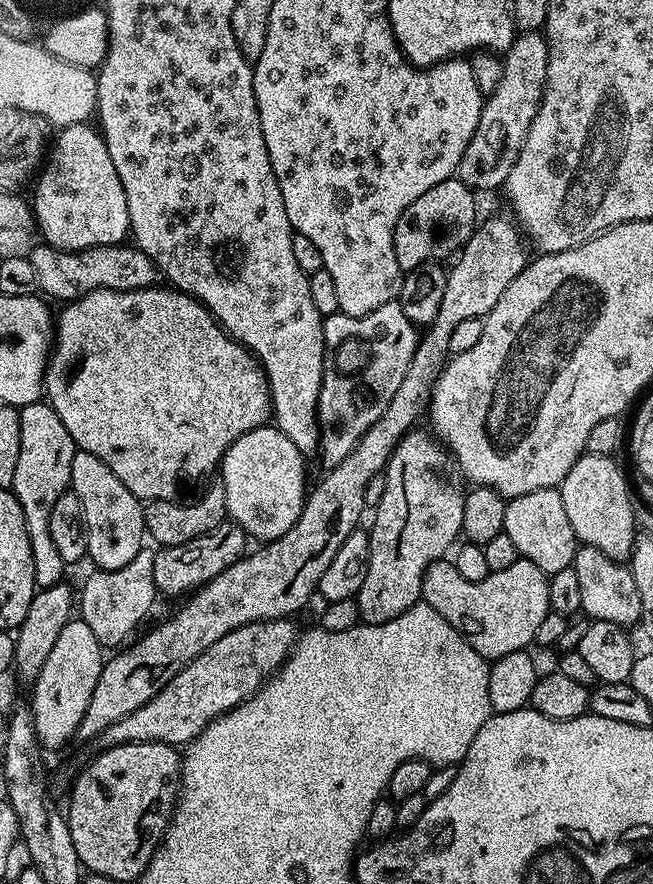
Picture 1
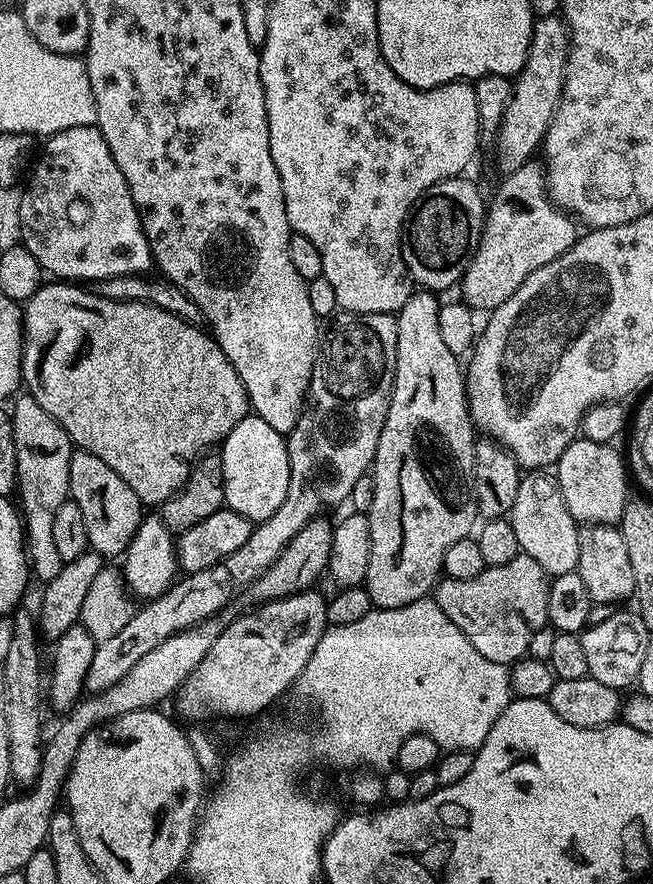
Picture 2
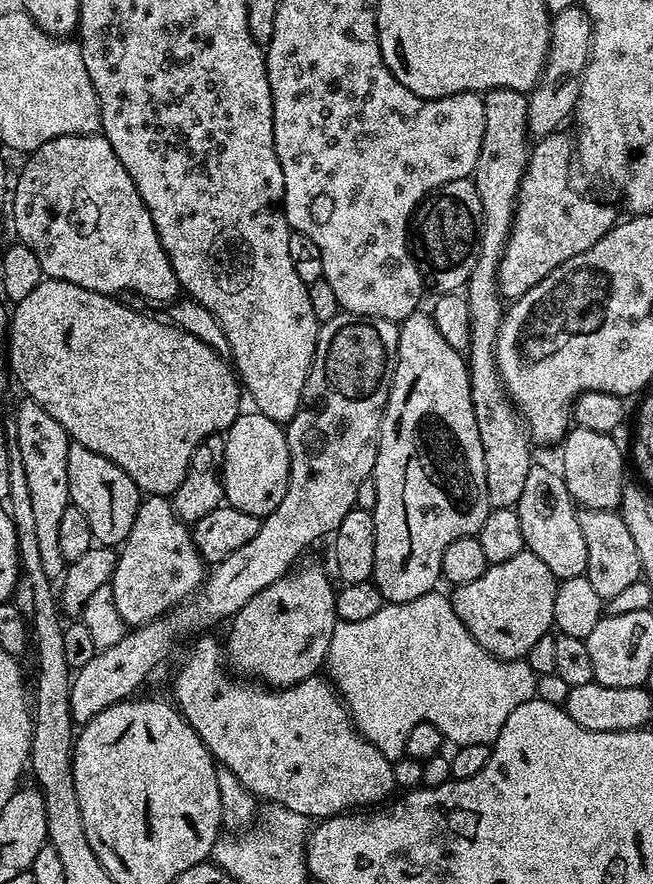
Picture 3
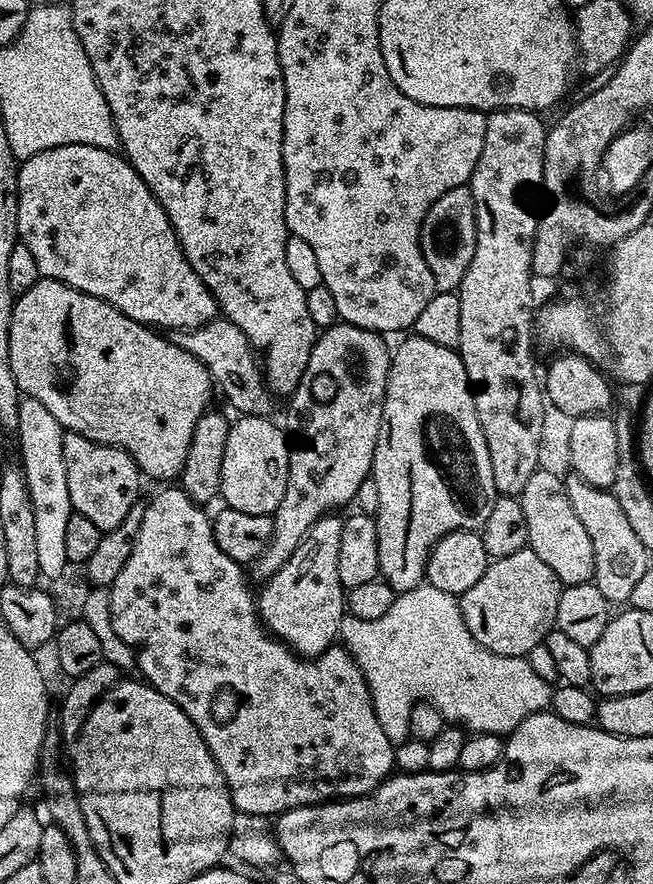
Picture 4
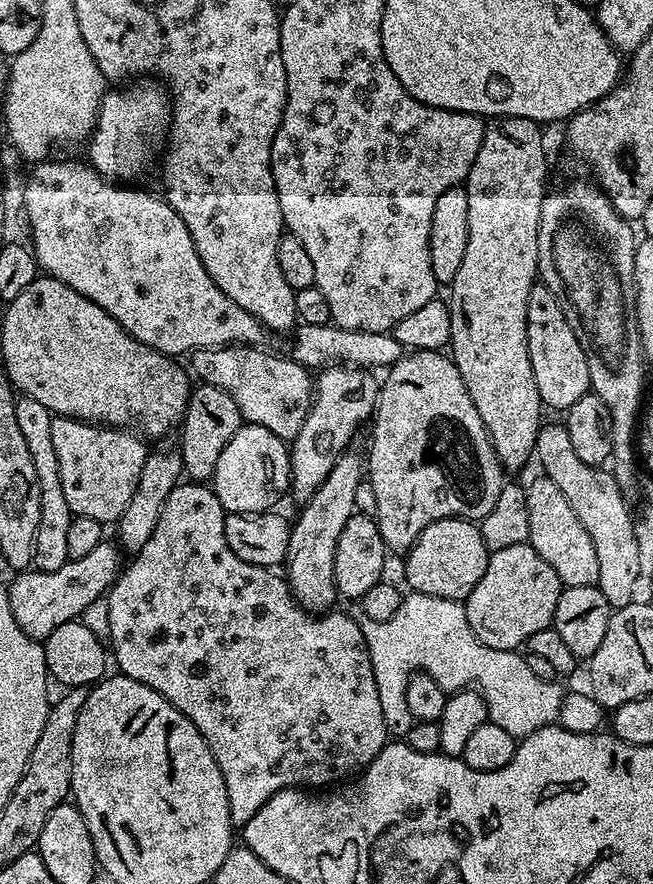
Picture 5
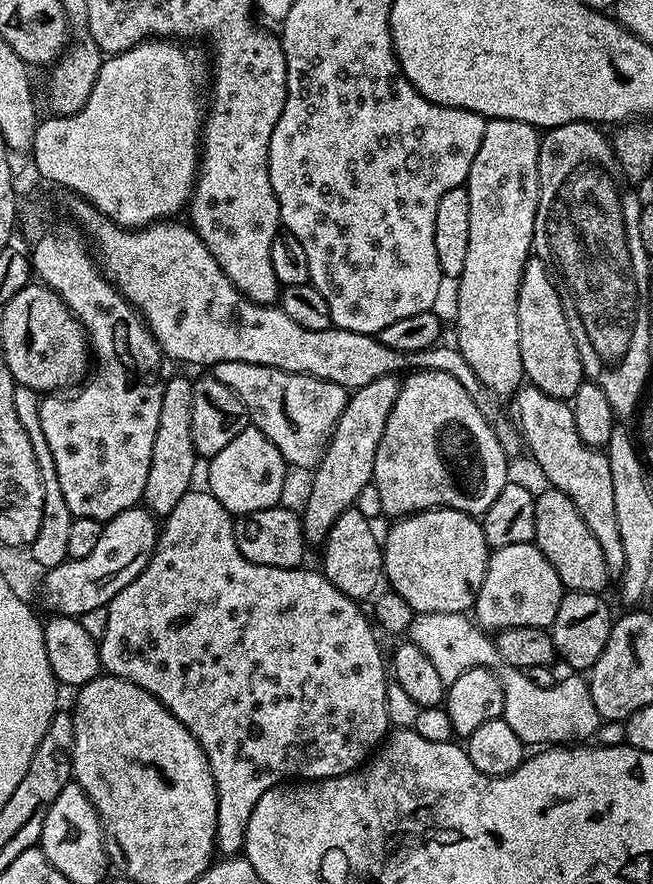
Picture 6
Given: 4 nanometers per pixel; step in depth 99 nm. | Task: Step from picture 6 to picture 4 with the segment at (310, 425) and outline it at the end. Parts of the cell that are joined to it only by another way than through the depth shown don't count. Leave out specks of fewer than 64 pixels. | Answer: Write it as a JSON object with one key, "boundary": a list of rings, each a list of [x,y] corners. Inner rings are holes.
{"boundary":[[[217,318],[199,324],[196,328],[186,328],[179,333],[178,343],[186,354],[194,354],[202,366],[212,375],[212,383],[222,395],[228,399],[230,407],[240,416],[268,416],[271,413],[273,393],[269,392],[264,383],[264,373],[261,361],[258,359],[257,349],[234,326],[234,322]]]}

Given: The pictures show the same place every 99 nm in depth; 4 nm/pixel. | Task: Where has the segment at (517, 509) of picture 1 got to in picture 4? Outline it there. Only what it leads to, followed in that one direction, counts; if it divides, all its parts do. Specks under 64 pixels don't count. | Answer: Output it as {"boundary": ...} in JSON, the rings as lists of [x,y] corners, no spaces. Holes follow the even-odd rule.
{"boundary":[[[547,466],[536,469],[534,474],[530,474],[530,479],[526,481],[526,486],[520,491],[518,497],[522,511],[526,514],[526,530],[528,531],[528,547],[554,574],[558,574],[561,585],[586,584],[591,581],[594,574],[594,546],[590,546],[590,537],[587,536],[582,522],[578,522],[578,514],[574,514],[574,506],[570,506],[568,491],[564,489],[564,480],[556,472],[551,472]]]}

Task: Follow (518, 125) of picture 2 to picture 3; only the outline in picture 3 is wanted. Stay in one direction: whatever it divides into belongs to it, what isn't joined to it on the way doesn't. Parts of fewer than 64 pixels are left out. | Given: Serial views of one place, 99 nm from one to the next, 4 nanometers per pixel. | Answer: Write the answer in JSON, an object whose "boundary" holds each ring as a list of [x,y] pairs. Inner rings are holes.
{"boundary":[[[583,7],[567,8],[552,16],[552,44],[548,48],[548,60],[540,83],[528,96],[528,131],[533,137],[548,136],[557,131],[564,119],[576,111],[578,84],[576,79],[588,65],[588,54],[592,50],[592,23]]]}

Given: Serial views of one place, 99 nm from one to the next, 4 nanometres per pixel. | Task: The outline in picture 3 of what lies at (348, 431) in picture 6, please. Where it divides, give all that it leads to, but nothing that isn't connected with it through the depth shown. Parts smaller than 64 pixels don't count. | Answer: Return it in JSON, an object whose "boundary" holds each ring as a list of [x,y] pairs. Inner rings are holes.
{"boundary":[[[312,564],[299,568],[287,572],[282,578],[278,578],[278,582],[254,594],[254,598],[250,598],[250,602],[246,602],[246,606],[242,606],[242,610],[238,610],[230,620],[232,629],[228,632],[228,644],[226,640],[227,659],[236,660],[245,677],[273,688],[288,688],[291,684],[297,684],[317,675],[325,667],[330,638],[334,634],[334,626],[338,623],[337,589],[332,588],[327,574]]]}

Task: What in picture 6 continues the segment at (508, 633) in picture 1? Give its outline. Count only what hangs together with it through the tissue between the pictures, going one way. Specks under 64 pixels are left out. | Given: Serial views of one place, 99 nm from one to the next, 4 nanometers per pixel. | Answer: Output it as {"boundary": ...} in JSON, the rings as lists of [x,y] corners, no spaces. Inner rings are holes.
{"boundary":[[[535,543],[502,546],[488,557],[486,578],[482,578],[482,590],[478,590],[474,619],[485,630],[514,626],[551,629],[565,591],[558,574],[554,574],[554,566],[546,562]]]}

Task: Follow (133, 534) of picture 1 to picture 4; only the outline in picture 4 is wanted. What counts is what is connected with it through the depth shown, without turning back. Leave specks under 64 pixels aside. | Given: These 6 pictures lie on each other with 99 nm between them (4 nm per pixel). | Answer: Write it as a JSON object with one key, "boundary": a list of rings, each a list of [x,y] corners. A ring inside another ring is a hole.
{"boundary":[[[65,431],[62,438],[62,459],[66,462],[66,482],[70,486],[70,502],[73,509],[78,514],[86,514],[86,518],[90,518],[90,522],[94,522],[94,526],[98,526],[101,533],[119,526],[122,518],[130,514],[130,506],[134,506],[141,499],[142,473],[126,450],[115,448],[113,444],[99,444],[77,432]]]}

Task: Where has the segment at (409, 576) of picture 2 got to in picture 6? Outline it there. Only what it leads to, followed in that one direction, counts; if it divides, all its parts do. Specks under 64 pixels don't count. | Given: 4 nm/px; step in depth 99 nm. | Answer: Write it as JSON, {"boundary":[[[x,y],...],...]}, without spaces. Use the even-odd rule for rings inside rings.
{"boundary":[[[416,370],[403,377],[394,410],[390,410],[386,430],[382,430],[382,442],[378,442],[378,454],[374,458],[372,483],[378,486],[382,510],[388,518],[412,516],[431,508],[453,508],[480,518],[490,502],[494,502],[510,483],[508,464],[509,456],[502,446],[498,446],[494,430],[486,422],[482,410],[474,406],[474,398],[466,394],[462,382],[445,372]]]}

